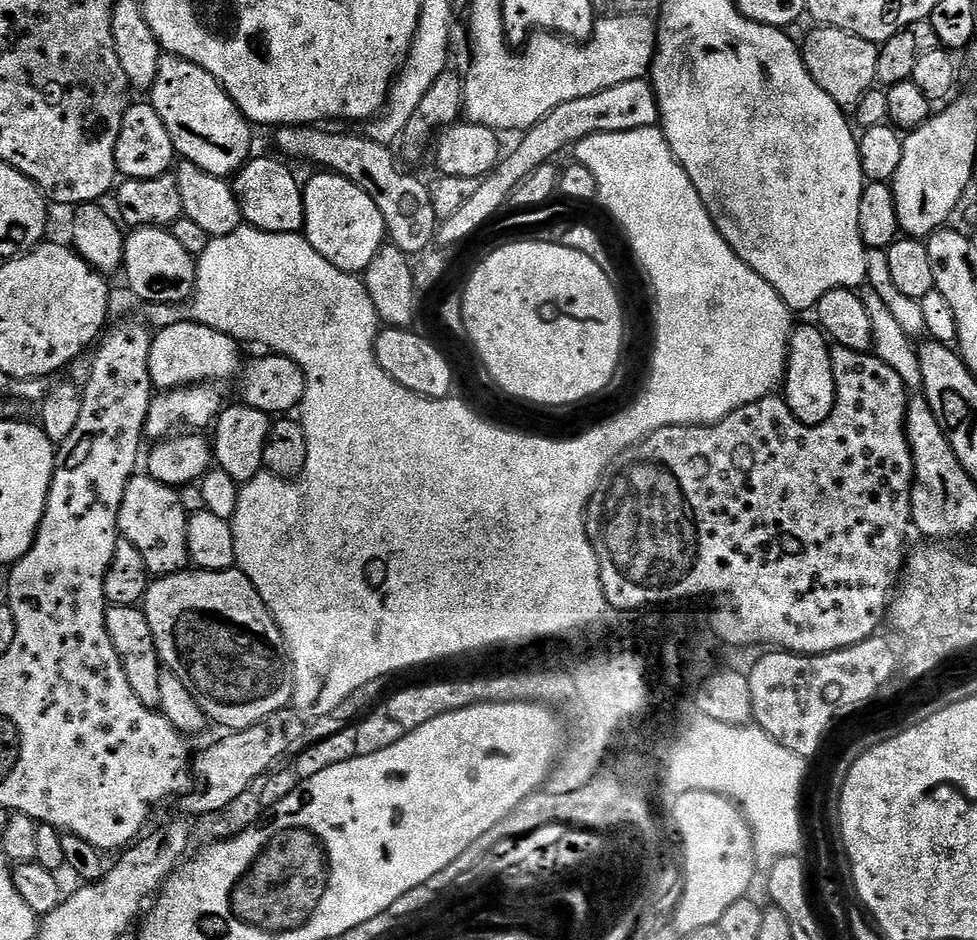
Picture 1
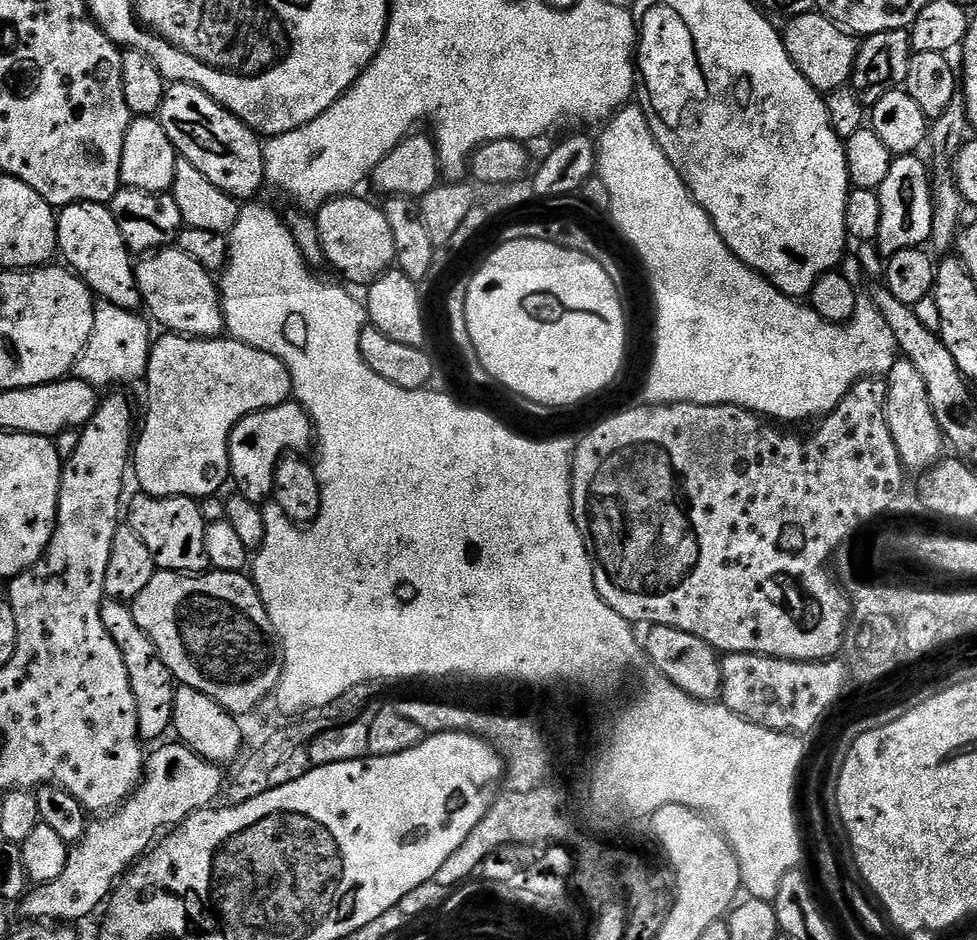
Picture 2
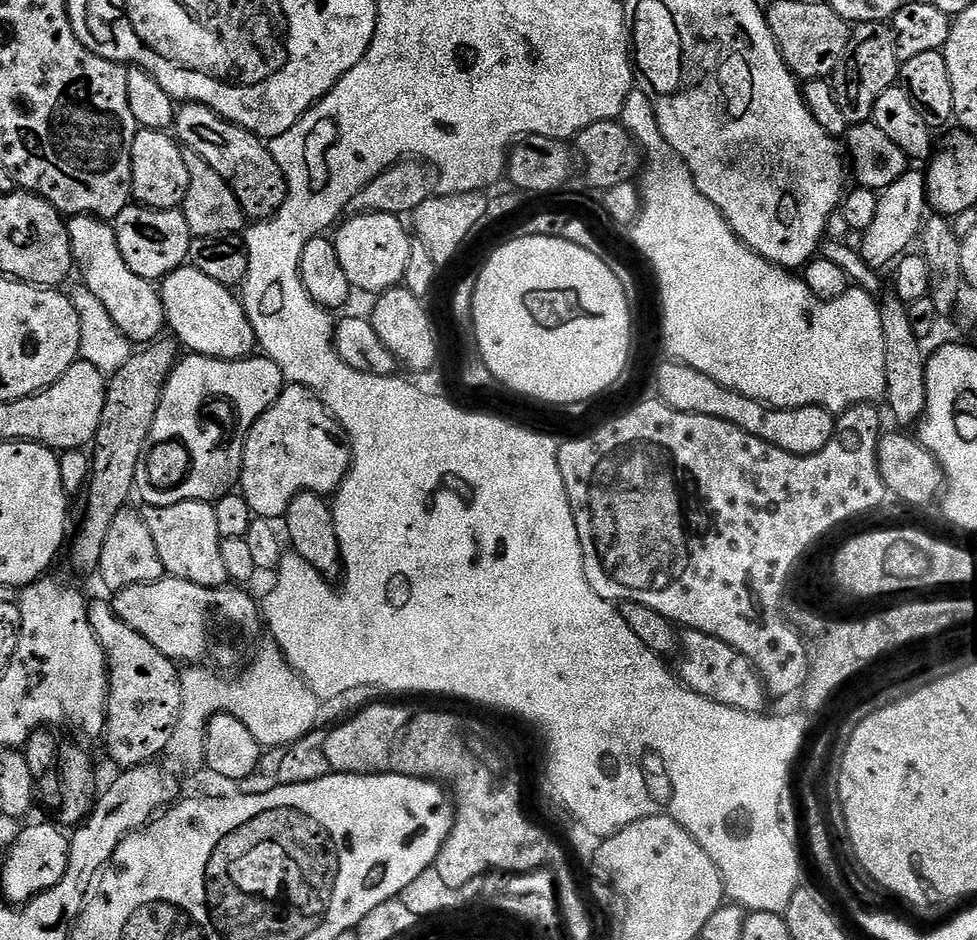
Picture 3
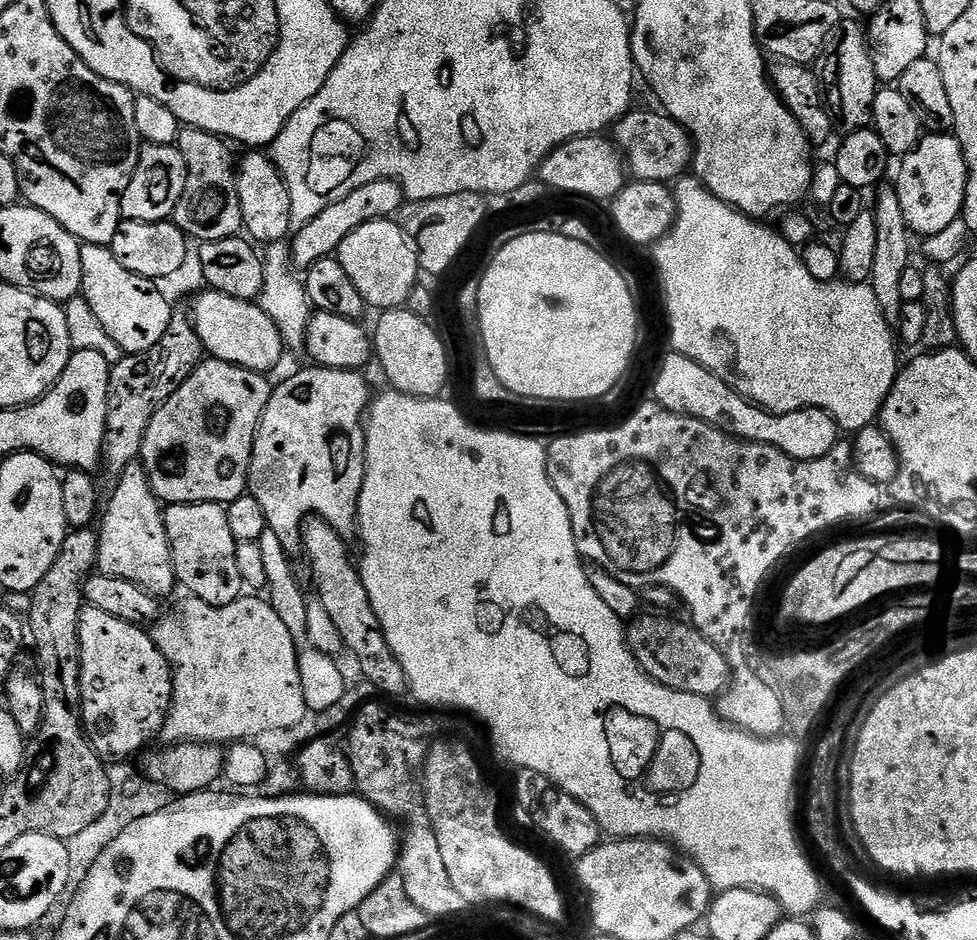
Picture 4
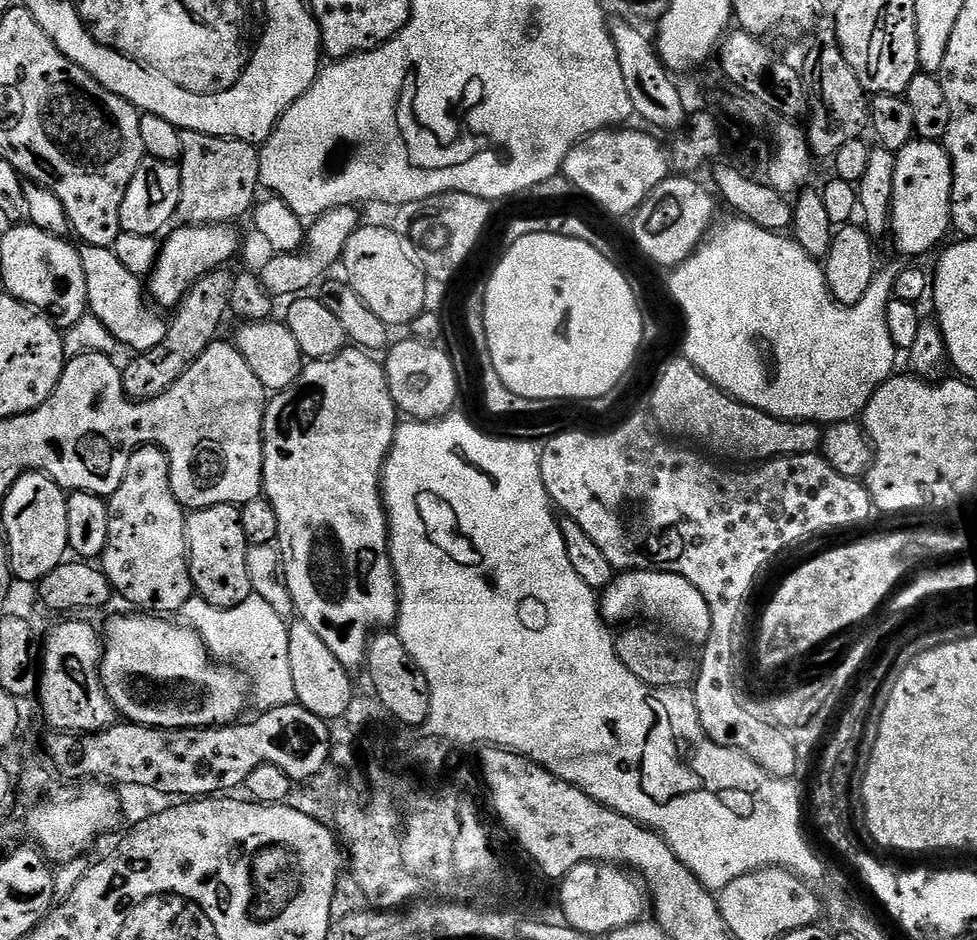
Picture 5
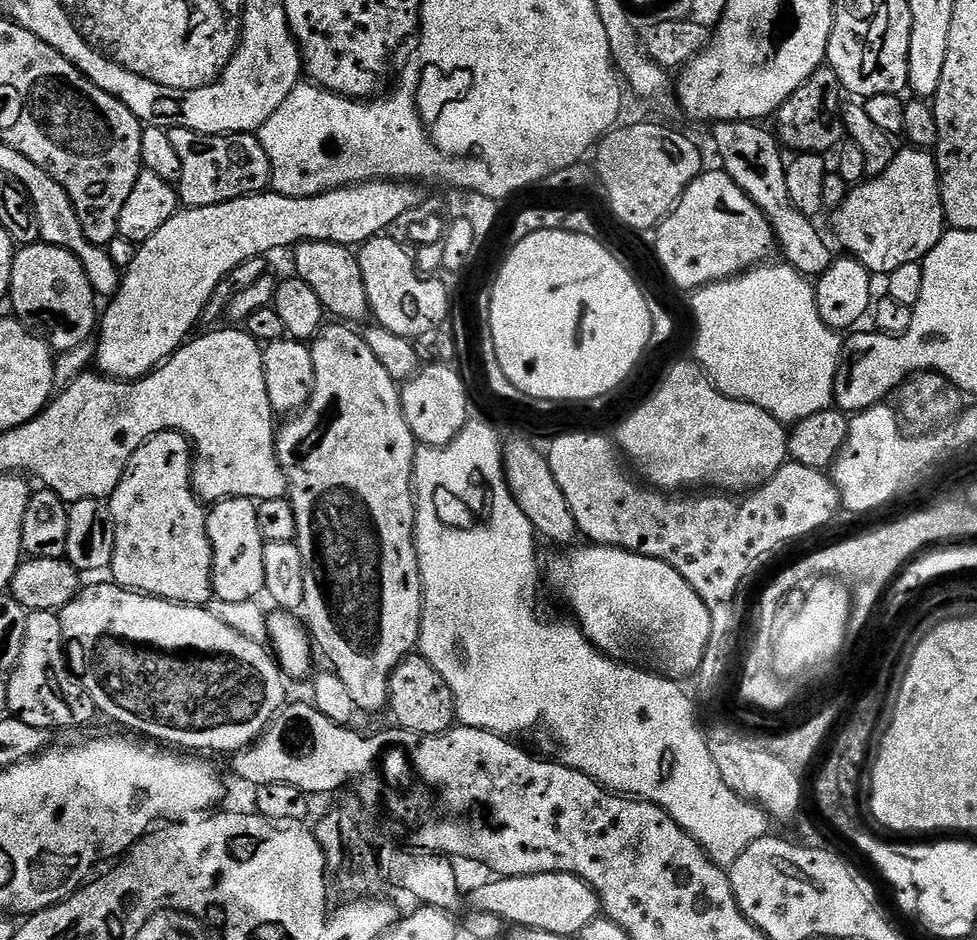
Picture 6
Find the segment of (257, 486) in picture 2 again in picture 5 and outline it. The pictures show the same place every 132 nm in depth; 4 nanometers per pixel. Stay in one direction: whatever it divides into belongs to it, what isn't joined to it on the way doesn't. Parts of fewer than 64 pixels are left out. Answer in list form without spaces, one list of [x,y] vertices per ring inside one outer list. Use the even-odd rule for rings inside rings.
[[[355,346],[345,347],[344,351],[325,360],[308,360],[300,372],[300,377],[284,392],[275,393],[264,409],[263,495],[270,502],[270,506],[274,506],[274,514],[278,514],[276,544],[284,566],[284,581],[288,583],[290,598],[296,607],[295,615],[304,620],[306,626],[310,626],[310,630],[314,630],[314,634],[318,634],[318,638],[326,642],[326,646],[330,646],[334,658],[338,658],[338,662],[342,662],[342,666],[349,670],[365,667],[373,634],[377,630],[391,629],[396,623],[396,615],[400,612],[400,587],[396,584],[388,549],[388,509],[384,506],[382,491],[384,463],[388,461],[388,451],[392,449],[397,427],[396,403],[390,394],[383,363],[375,355]]]

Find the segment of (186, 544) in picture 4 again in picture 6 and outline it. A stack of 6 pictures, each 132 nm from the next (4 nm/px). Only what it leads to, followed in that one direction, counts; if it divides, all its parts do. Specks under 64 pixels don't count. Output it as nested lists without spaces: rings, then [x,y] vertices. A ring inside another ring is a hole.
[[[230,498],[217,500],[207,509],[208,537],[212,546],[212,595],[222,602],[255,601],[264,592],[266,541],[258,526],[256,505],[254,500]]]

